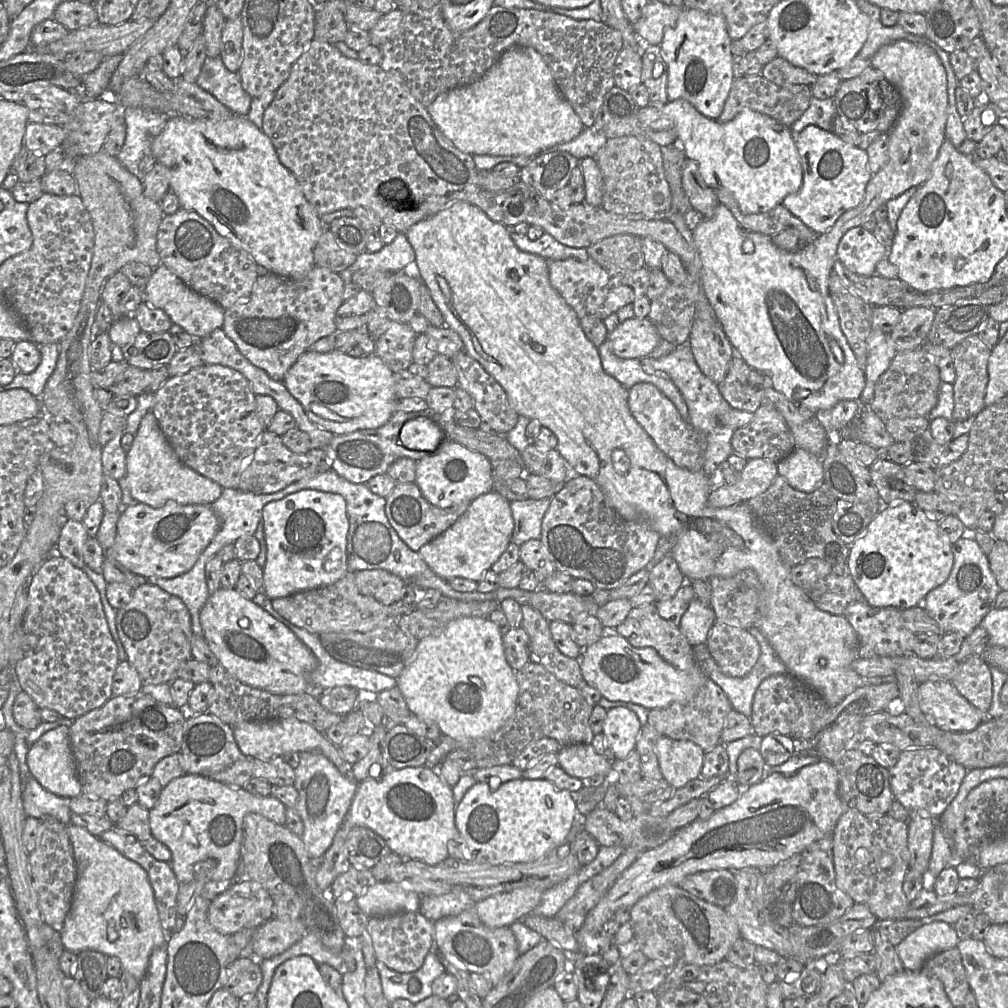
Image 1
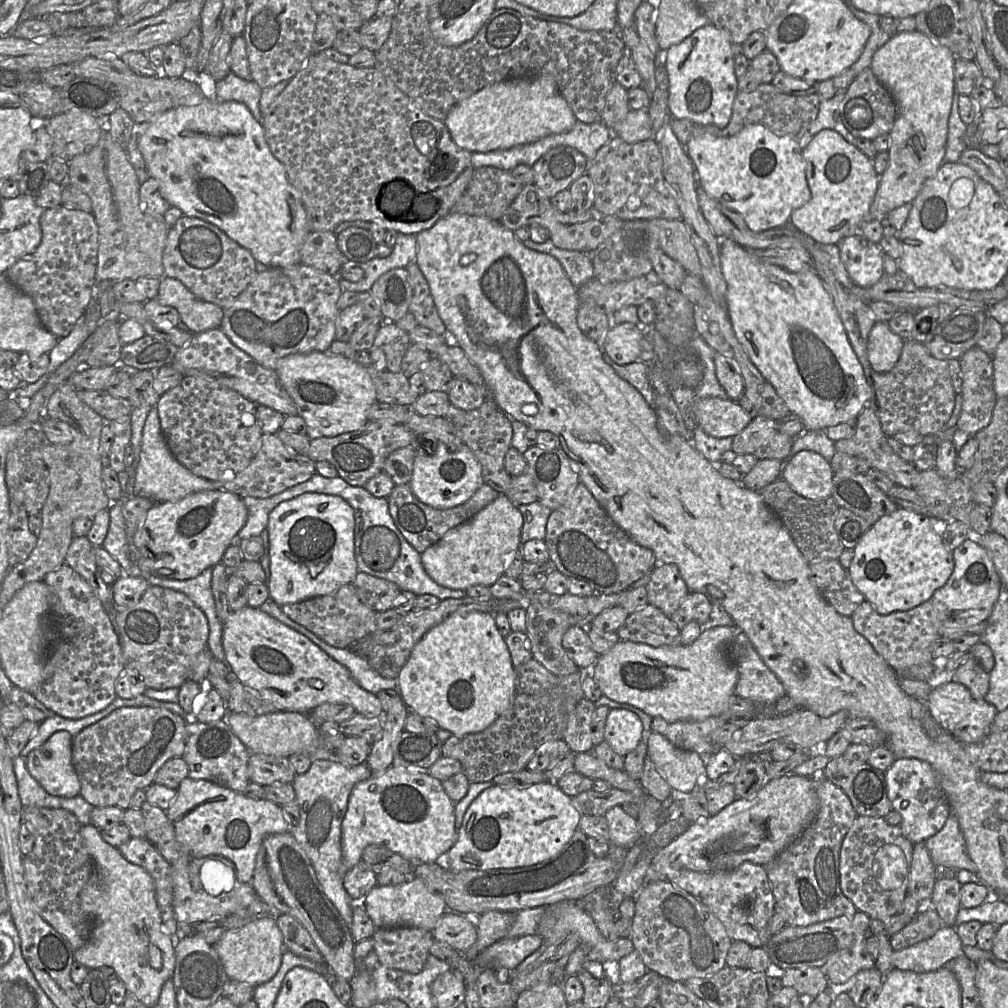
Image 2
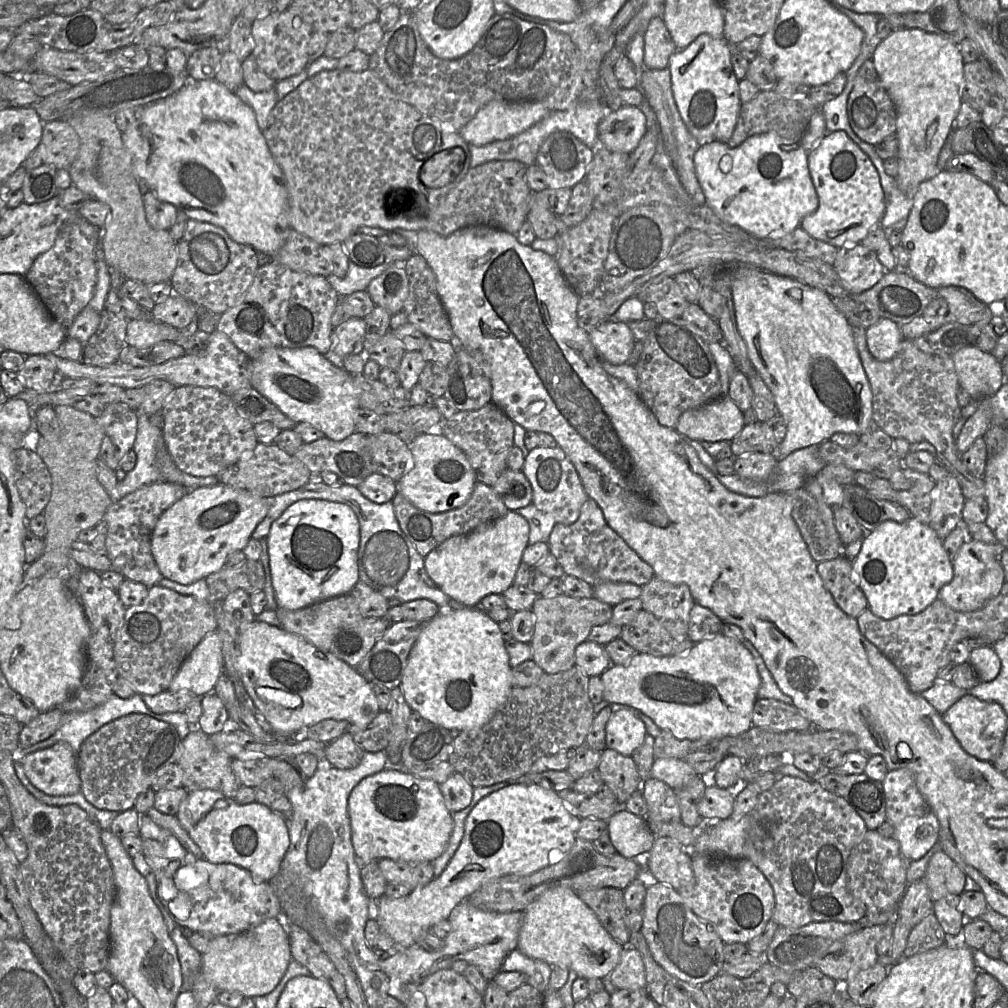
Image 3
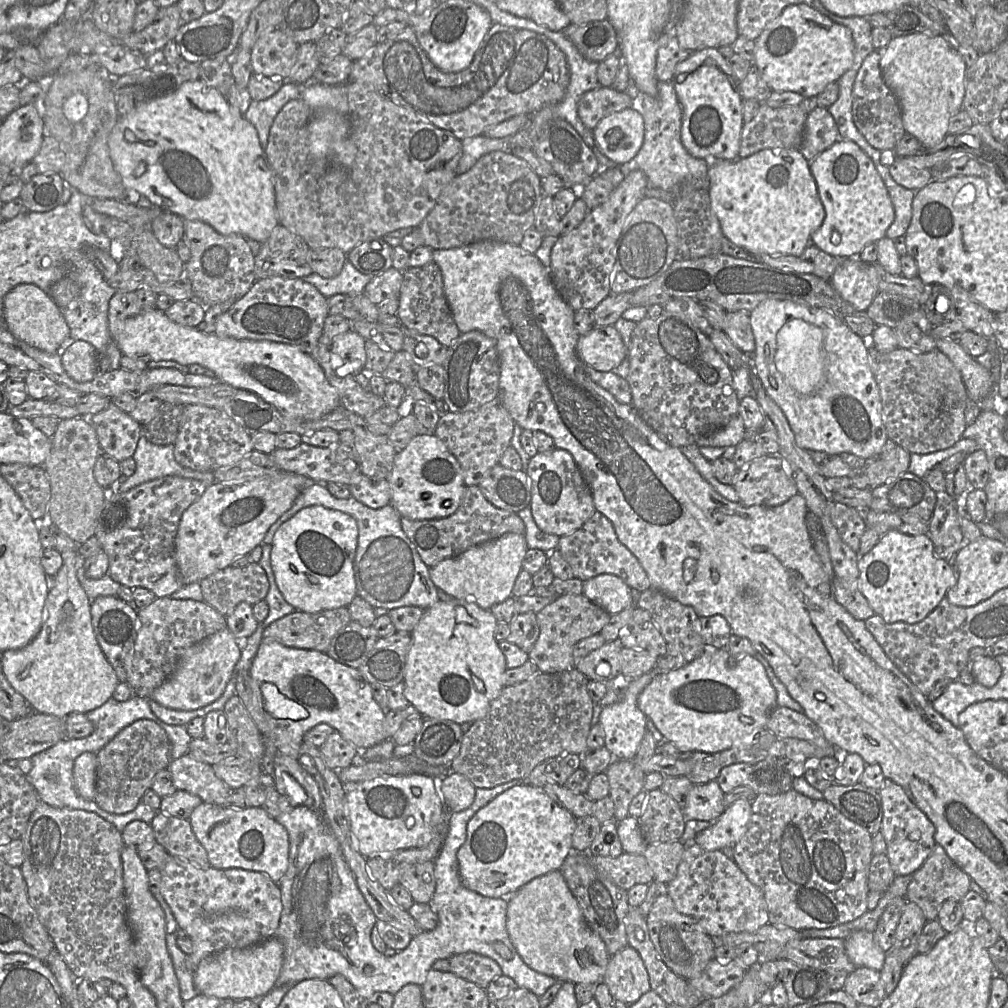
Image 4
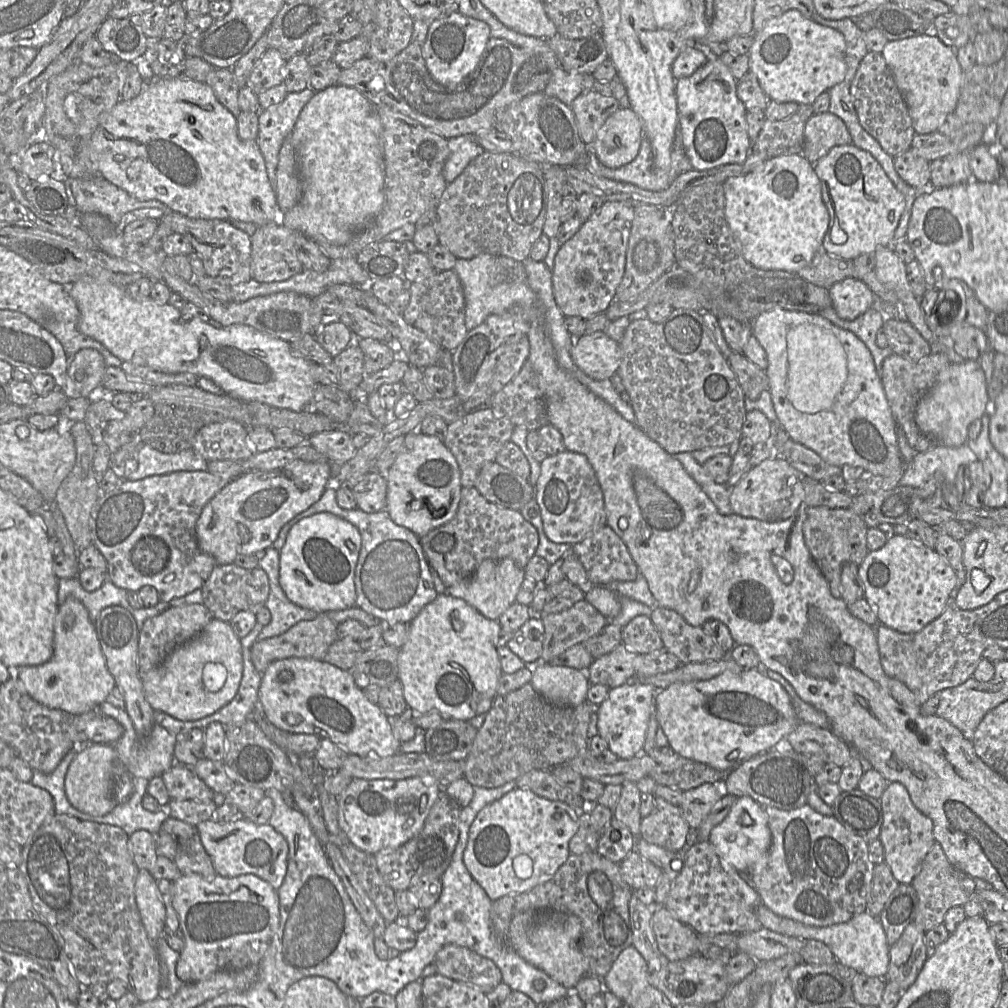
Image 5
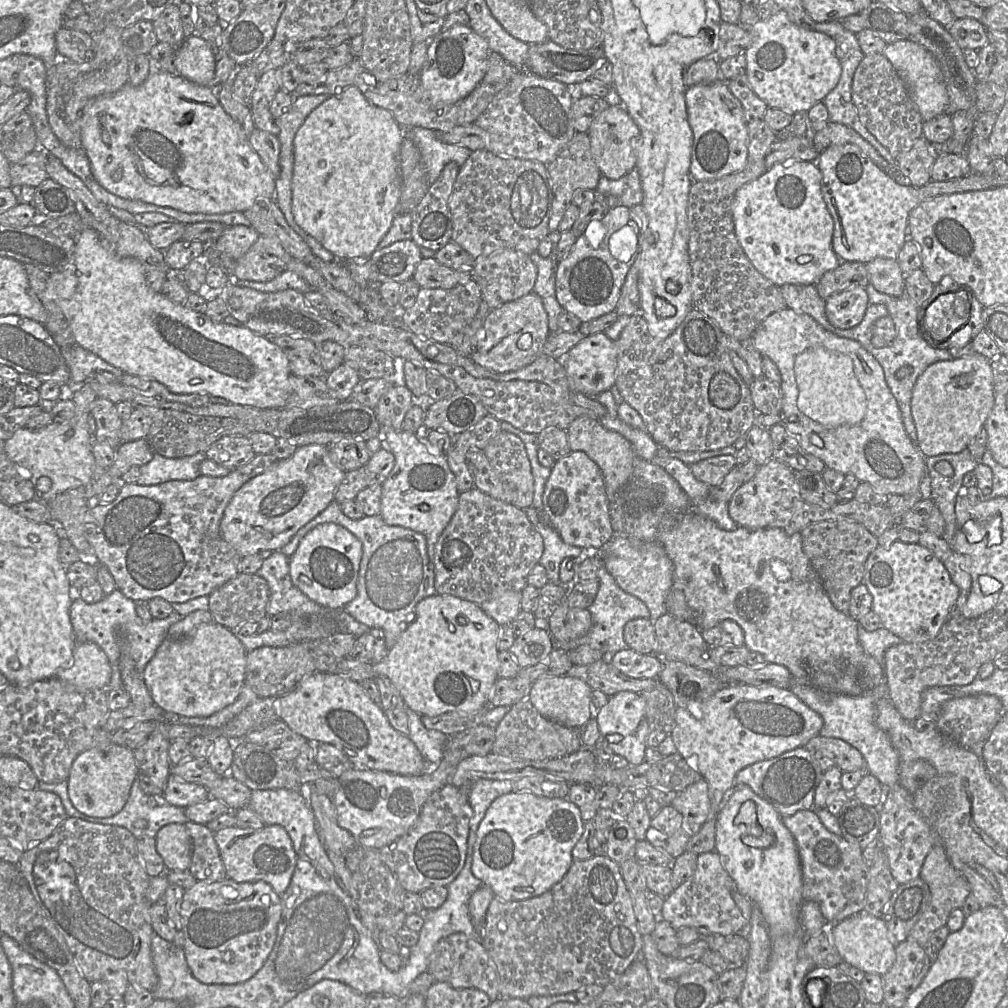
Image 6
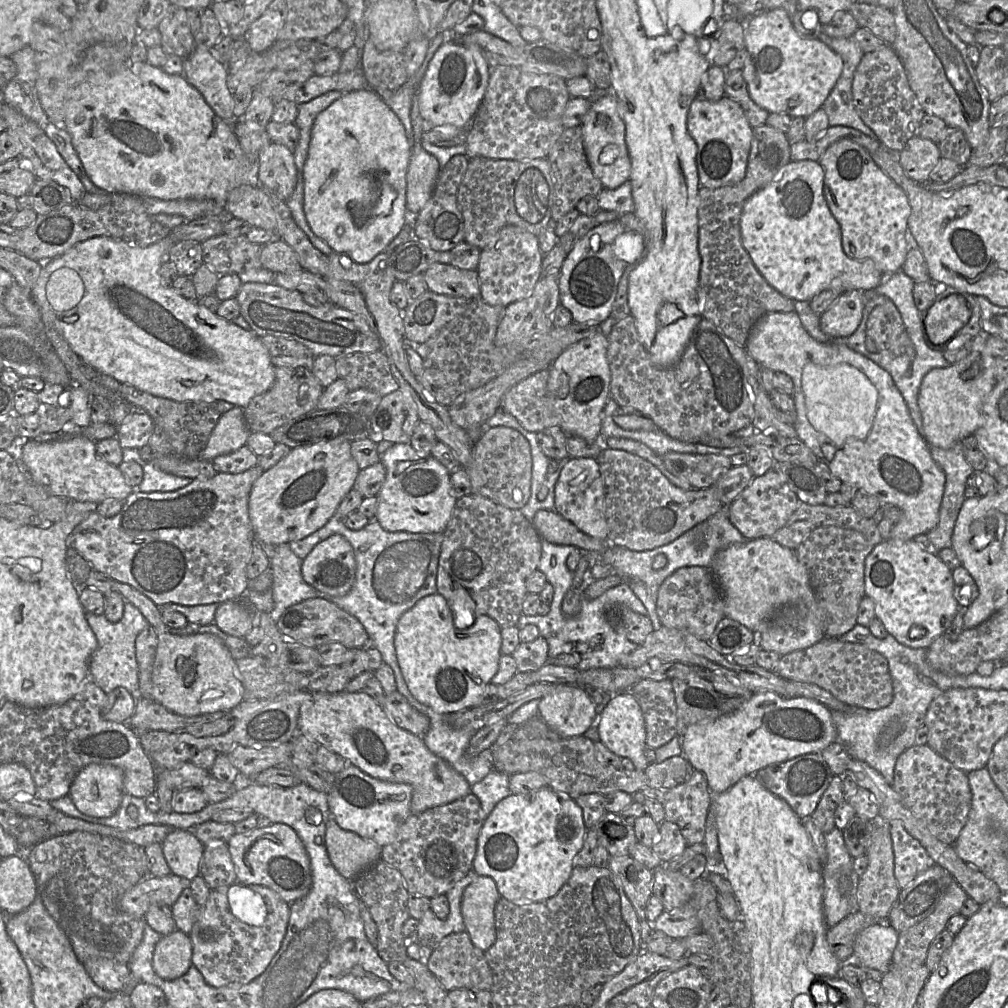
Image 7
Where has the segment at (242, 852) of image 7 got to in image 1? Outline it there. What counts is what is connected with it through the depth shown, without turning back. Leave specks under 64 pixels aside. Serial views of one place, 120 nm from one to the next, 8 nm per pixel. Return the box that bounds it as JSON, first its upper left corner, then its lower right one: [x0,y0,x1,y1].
[149,773,286,883]

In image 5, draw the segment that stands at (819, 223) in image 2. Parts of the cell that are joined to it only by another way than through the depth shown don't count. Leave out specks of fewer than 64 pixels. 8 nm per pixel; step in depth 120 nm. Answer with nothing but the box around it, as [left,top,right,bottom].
[814,144,906,260]

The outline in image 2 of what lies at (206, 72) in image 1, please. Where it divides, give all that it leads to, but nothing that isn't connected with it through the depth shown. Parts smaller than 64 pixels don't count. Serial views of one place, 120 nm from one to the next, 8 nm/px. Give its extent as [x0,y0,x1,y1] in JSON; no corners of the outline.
[215,71,263,123]

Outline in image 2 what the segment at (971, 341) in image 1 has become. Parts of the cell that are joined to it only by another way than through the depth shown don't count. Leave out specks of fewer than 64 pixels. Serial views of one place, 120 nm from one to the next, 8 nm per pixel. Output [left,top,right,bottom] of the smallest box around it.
[957,346,998,436]

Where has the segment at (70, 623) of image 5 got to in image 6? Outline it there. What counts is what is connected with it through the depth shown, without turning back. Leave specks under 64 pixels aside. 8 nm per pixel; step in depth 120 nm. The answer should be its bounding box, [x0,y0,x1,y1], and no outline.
[56,642,112,689]

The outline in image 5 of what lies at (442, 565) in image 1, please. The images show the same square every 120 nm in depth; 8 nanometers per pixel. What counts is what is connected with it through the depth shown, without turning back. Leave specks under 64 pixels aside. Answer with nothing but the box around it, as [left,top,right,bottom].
[447,559,524,621]

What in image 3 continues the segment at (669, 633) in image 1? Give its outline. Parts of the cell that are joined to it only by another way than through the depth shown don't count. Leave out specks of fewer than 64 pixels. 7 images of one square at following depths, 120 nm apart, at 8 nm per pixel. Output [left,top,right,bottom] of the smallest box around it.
[620,608,674,656]

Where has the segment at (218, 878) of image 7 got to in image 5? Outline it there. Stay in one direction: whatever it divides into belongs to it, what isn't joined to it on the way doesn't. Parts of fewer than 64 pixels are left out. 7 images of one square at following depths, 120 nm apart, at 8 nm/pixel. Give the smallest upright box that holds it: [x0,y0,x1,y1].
[160,816,216,880]

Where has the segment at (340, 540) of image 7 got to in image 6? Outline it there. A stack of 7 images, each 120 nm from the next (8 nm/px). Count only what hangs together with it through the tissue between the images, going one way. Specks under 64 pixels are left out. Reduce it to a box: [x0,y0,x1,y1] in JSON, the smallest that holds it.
[289,522,362,609]

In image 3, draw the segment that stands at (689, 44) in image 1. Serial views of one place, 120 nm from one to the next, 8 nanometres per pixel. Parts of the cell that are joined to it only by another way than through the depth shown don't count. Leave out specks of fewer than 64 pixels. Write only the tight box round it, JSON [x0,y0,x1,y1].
[668,34,742,146]

